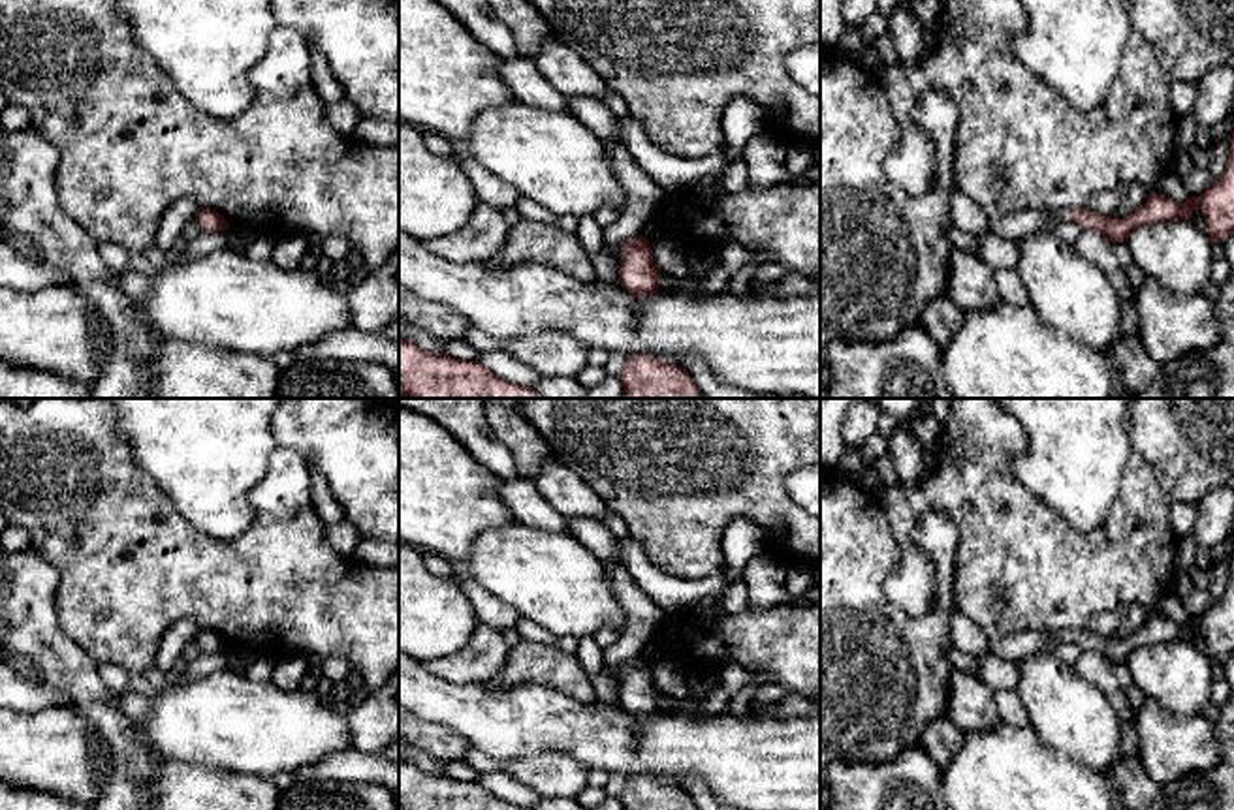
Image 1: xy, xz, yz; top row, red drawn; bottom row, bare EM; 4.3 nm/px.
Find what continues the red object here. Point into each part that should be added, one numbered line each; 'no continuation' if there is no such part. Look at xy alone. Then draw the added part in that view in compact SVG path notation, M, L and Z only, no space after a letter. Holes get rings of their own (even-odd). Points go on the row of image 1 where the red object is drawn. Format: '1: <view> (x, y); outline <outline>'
no continuation

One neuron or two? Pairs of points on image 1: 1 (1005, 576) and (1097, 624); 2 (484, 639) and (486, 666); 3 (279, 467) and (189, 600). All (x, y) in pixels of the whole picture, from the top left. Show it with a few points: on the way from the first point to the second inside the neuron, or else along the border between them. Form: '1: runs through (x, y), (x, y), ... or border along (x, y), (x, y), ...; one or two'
1: border along (1120, 613), (1097, 611), (1084, 626); two
2: runs through (484, 645), (484, 660); one
3: runs through (277, 502), (277, 519), (224, 572); one

